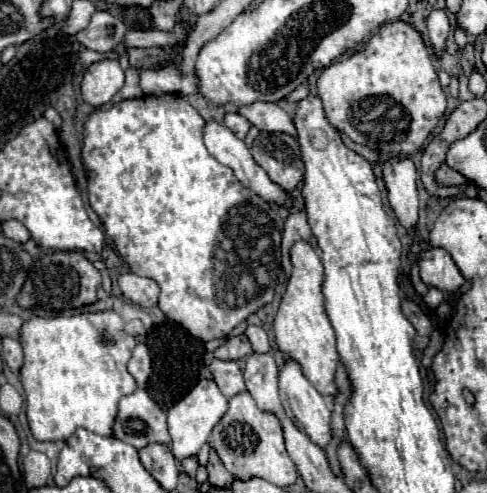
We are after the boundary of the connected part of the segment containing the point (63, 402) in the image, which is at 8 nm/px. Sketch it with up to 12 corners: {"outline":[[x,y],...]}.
{"outline":[[116,312],[22,324],[36,440],[112,436],[138,390]]}

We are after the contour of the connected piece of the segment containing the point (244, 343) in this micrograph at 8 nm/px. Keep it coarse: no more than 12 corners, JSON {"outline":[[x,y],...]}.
{"outline":[[246,336],[228,338],[214,358],[240,360],[254,350]]}

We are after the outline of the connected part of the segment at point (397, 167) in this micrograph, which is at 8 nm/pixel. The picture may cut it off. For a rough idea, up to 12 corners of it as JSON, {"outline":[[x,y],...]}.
{"outline":[[380,162],[388,202],[404,228],[418,220],[416,168]]}

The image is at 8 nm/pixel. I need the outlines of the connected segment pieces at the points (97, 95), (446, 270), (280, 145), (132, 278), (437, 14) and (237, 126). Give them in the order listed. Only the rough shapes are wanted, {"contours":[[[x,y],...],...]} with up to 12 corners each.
{"contours":[[[116,58],[94,62],[82,78],[82,100],[106,104],[124,84]],[[442,248],[420,254],[422,282],[446,294],[466,280]],[[262,132],[254,160],[284,190],[304,178],[298,140]],[[132,272],[118,278],[124,298],[142,308],[158,304],[152,278]],[[444,10],[428,18],[430,48],[436,58],[446,50],[450,22]],[[238,112],[224,116],[226,124],[238,138],[250,130],[248,122]]]}

